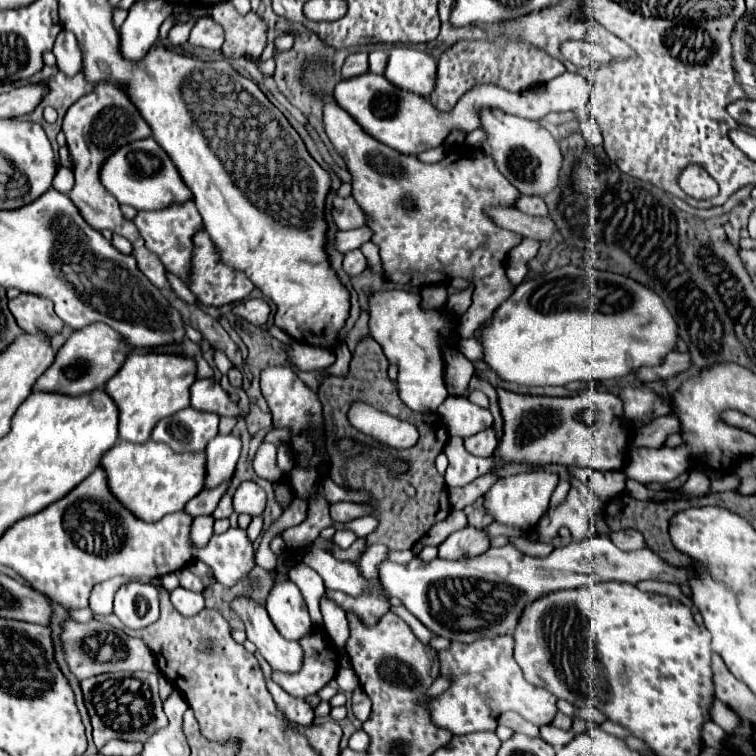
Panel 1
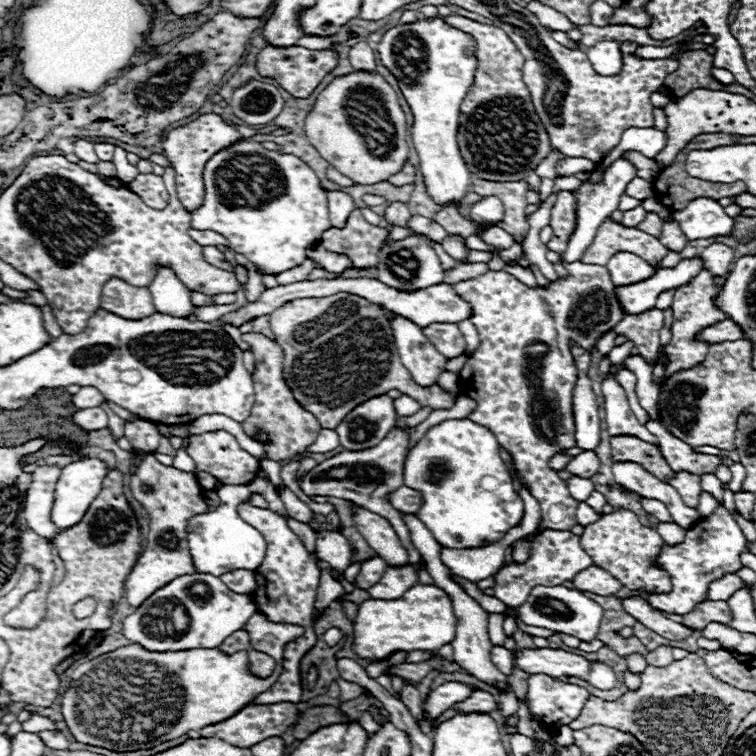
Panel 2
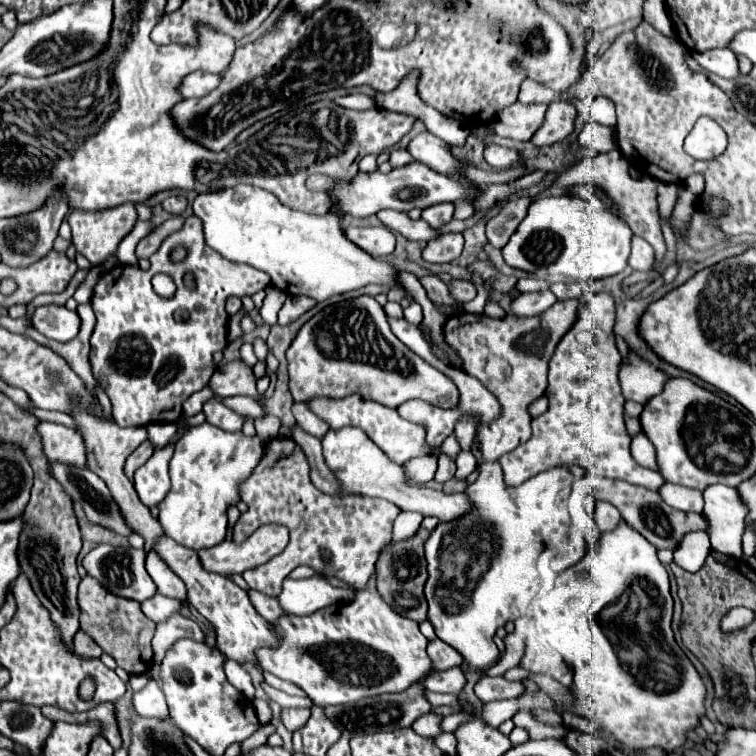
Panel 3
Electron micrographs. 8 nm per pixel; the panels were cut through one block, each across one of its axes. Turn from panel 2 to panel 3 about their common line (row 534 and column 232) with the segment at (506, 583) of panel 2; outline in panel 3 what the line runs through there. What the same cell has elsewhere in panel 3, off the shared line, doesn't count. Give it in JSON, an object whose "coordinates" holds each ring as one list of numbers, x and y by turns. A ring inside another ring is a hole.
{"coordinates":[[266,524,262,528,258,528,250,538,246,538,246,542,238,544,234,540,224,540,218,546,200,550,200,562,208,572,216,572,222,576,234,576,234,574,242,574,250,568,256,568,260,564,266,564,272,556,278,556,288,544,288,528,286,526,278,526,278,524]]}

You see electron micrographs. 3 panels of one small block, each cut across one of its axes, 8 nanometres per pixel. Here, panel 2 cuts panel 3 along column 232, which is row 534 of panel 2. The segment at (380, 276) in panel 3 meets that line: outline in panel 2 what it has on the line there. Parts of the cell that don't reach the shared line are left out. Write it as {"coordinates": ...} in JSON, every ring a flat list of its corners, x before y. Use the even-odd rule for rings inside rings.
{"coordinates":[[223,485,218,490,220,506,214,512,188,518,186,534,188,534,190,554,192,554,196,572,222,576,224,572,232,572,232,568,256,570,262,564,266,556,266,540,256,528,246,524,236,512,236,506,246,502,251,494,248,485]]}

